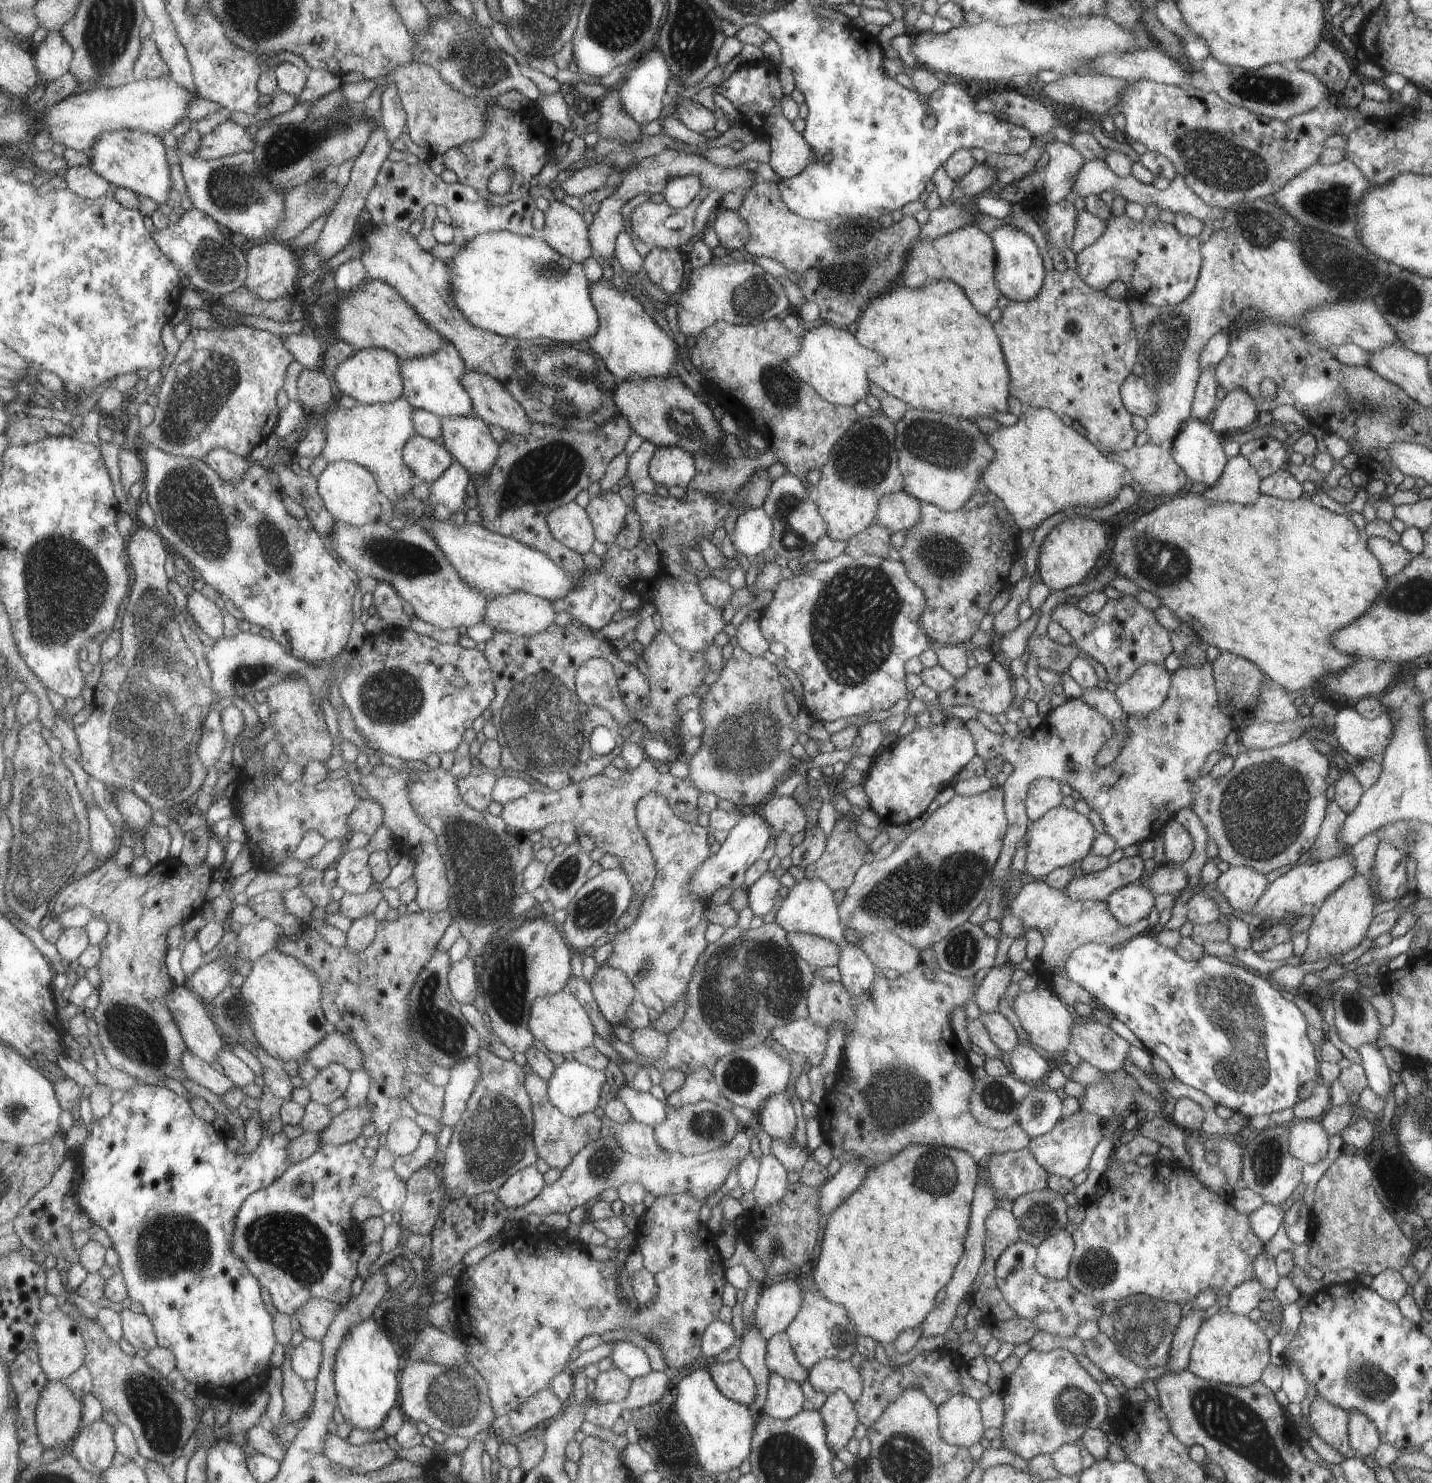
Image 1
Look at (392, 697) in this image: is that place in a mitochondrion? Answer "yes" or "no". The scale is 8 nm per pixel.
yes

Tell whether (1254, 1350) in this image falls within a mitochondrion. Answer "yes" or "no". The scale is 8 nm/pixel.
no

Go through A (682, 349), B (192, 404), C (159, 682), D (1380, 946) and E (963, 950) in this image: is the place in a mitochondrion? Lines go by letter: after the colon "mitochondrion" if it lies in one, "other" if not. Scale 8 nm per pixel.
A: other
B: mitochondrion
C: mitochondrion
D: other
E: mitochondrion

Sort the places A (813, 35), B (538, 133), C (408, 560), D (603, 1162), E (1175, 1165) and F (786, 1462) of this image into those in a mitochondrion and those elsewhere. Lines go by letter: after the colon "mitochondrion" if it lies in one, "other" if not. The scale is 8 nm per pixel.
A: other
B: other
C: mitochondrion
D: mitochondrion
E: other
F: mitochondrion

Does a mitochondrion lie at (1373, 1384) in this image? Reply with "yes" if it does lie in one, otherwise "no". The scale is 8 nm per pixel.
yes

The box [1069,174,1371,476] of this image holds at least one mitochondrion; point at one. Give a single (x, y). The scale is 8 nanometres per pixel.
(1164, 337)

